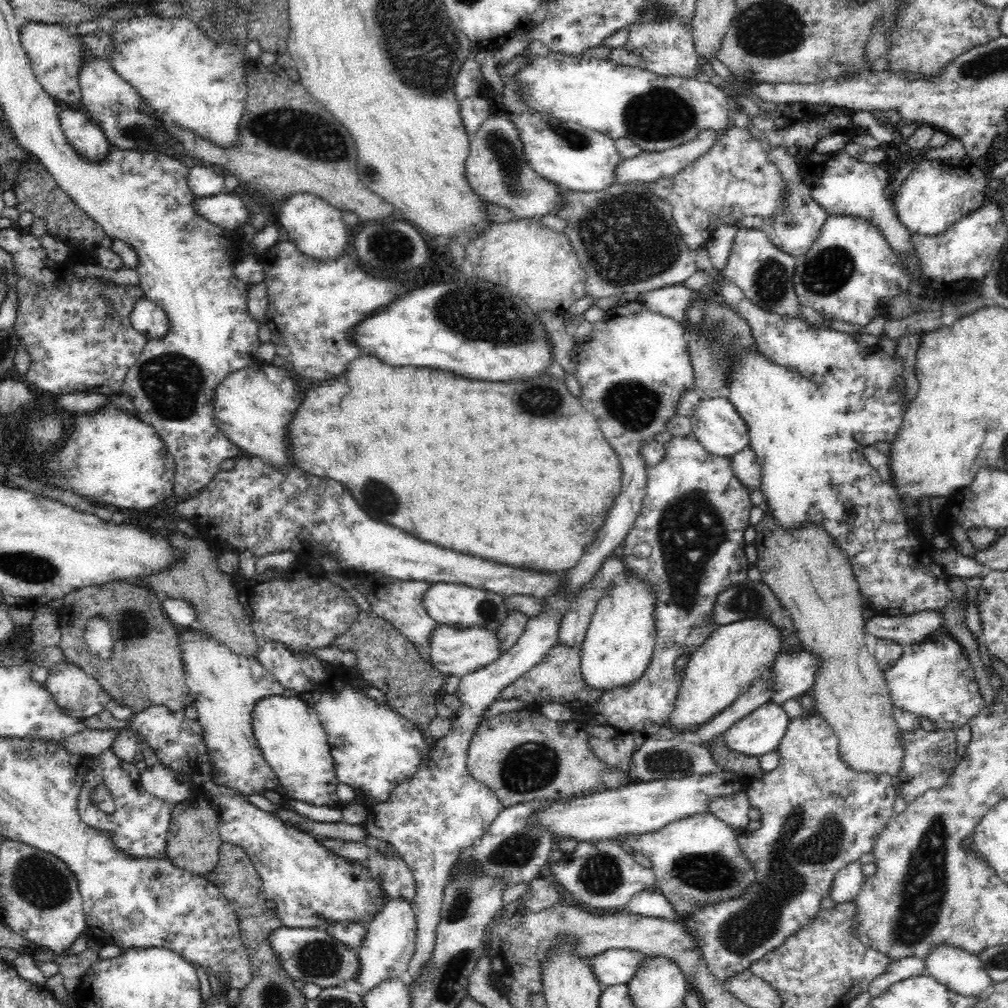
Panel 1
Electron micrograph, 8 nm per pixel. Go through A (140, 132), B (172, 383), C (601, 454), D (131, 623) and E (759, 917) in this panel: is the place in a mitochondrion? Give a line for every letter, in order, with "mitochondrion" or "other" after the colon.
A: mitochondrion
B: mitochondrion
C: other
D: mitochondrion
E: mitochondrion

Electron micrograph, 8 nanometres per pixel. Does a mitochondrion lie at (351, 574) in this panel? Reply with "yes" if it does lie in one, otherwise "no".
no

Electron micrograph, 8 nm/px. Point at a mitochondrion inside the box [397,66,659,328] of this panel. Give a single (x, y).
(499, 146)

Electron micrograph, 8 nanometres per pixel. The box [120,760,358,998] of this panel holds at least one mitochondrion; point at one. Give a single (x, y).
(316, 958)

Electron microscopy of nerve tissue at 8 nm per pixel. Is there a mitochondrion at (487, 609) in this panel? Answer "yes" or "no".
yes

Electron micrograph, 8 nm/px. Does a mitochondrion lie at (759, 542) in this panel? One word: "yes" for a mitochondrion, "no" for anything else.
no

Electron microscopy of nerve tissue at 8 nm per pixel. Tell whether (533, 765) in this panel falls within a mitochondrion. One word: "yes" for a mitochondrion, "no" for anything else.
yes

